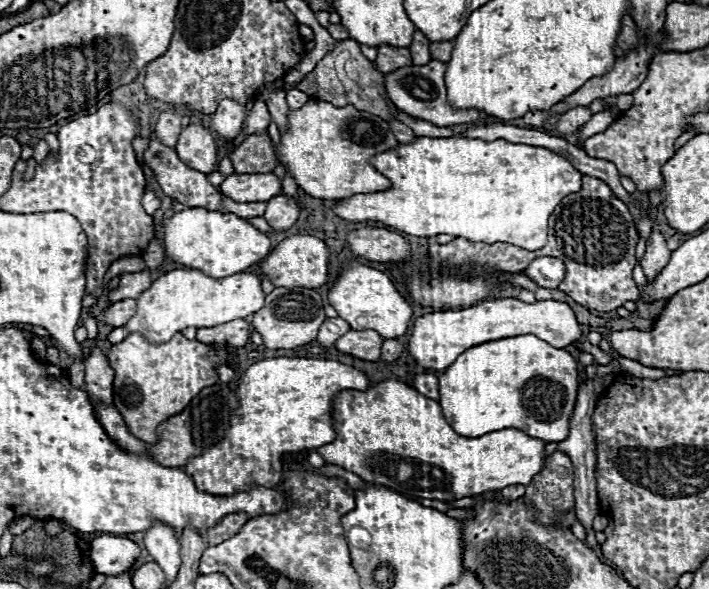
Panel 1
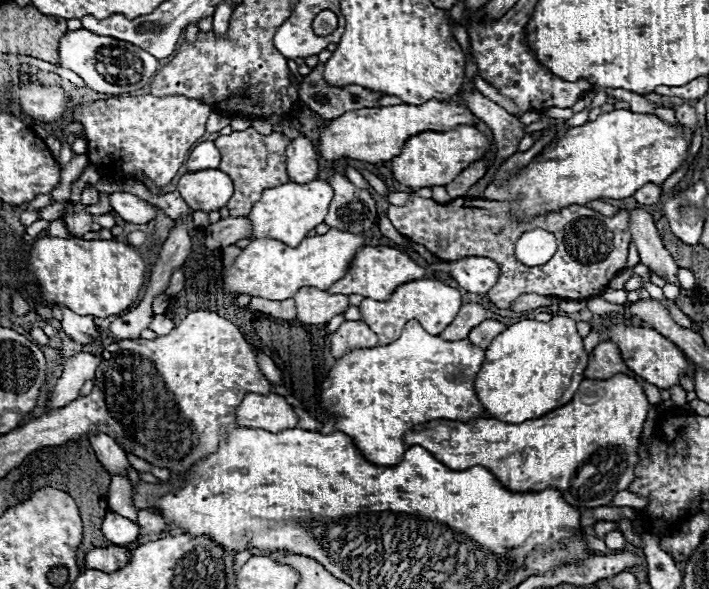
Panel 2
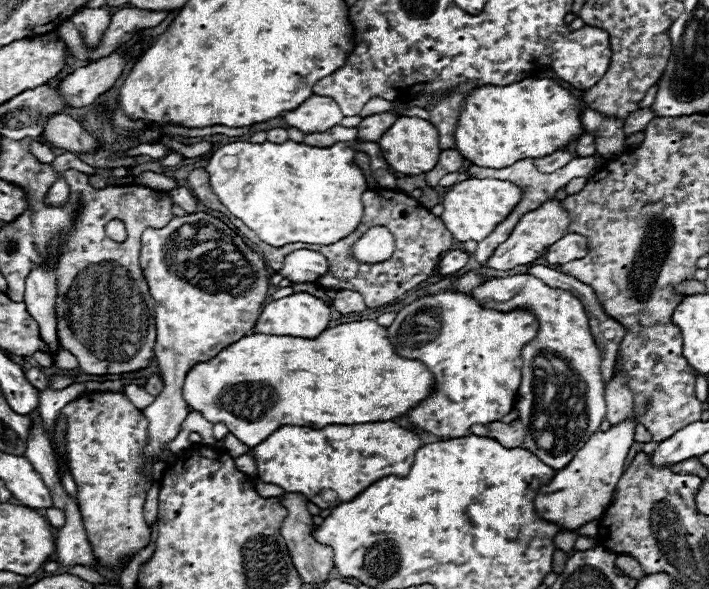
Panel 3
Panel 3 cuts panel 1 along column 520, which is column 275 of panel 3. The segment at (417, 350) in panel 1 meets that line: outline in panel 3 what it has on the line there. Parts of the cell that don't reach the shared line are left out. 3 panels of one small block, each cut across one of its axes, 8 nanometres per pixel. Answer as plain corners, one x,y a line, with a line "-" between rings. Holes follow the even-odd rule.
296,292
266,304
254,330
258,334
298,334
298,338
316,338
328,328
330,320
332,310
324,300
308,292

